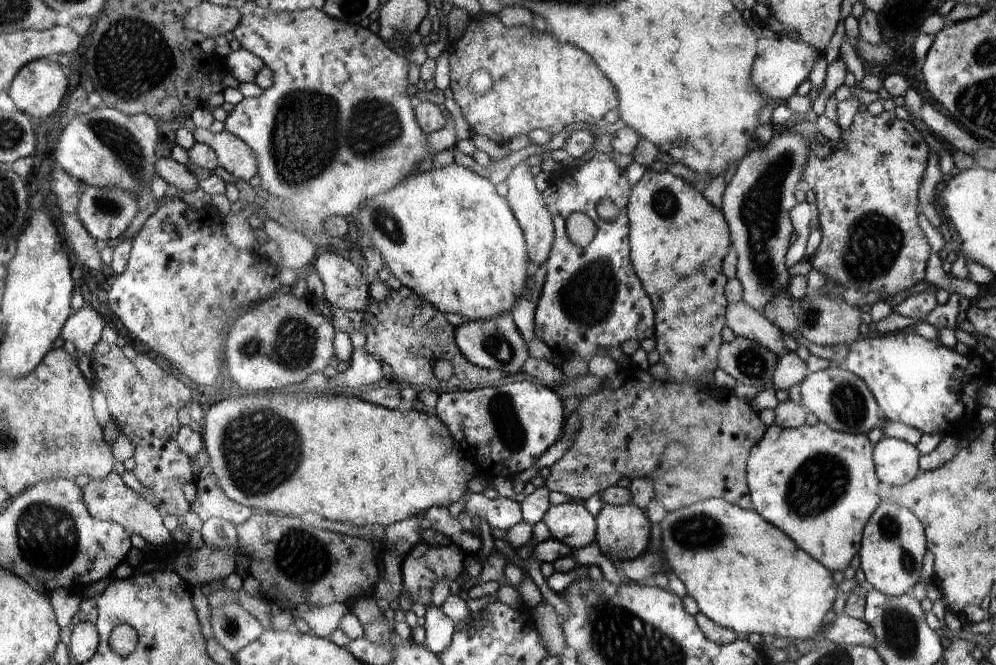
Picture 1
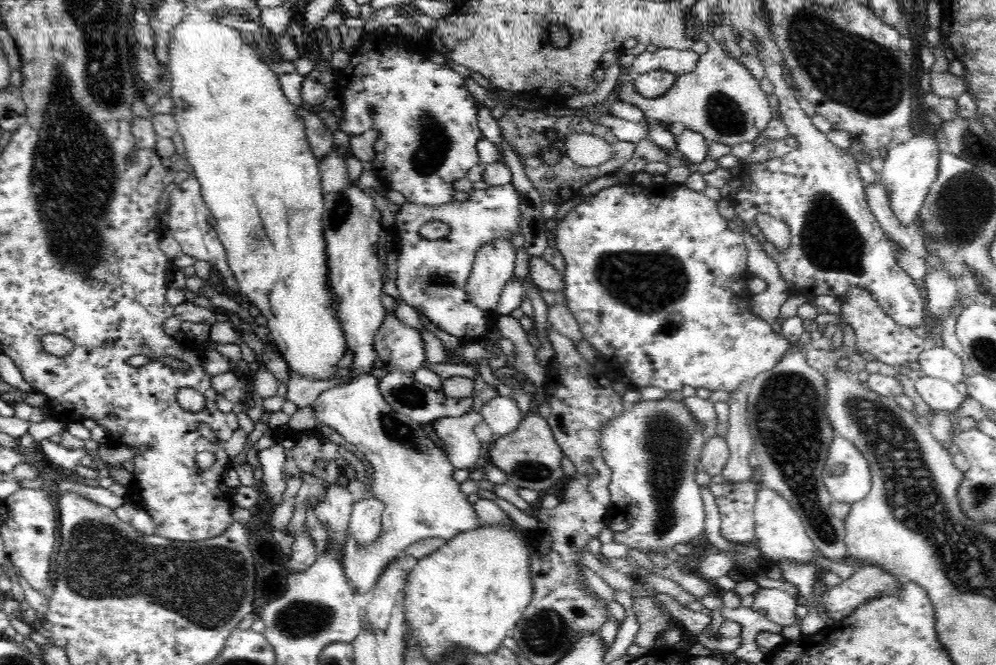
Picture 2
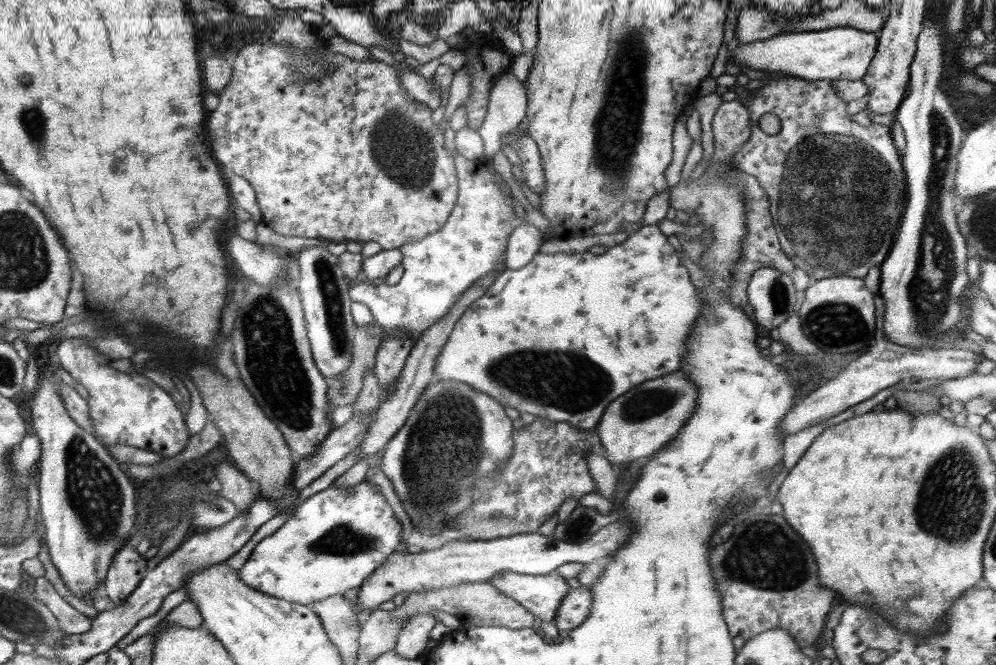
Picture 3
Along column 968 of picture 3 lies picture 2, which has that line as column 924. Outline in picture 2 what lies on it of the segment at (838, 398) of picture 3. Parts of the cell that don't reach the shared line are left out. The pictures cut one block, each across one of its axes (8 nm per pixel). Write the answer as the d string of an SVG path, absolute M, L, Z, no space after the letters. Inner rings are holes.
M945 346L924 350L918 362L921 376L944 379L955 385L965 380L964 364L960 356Z

